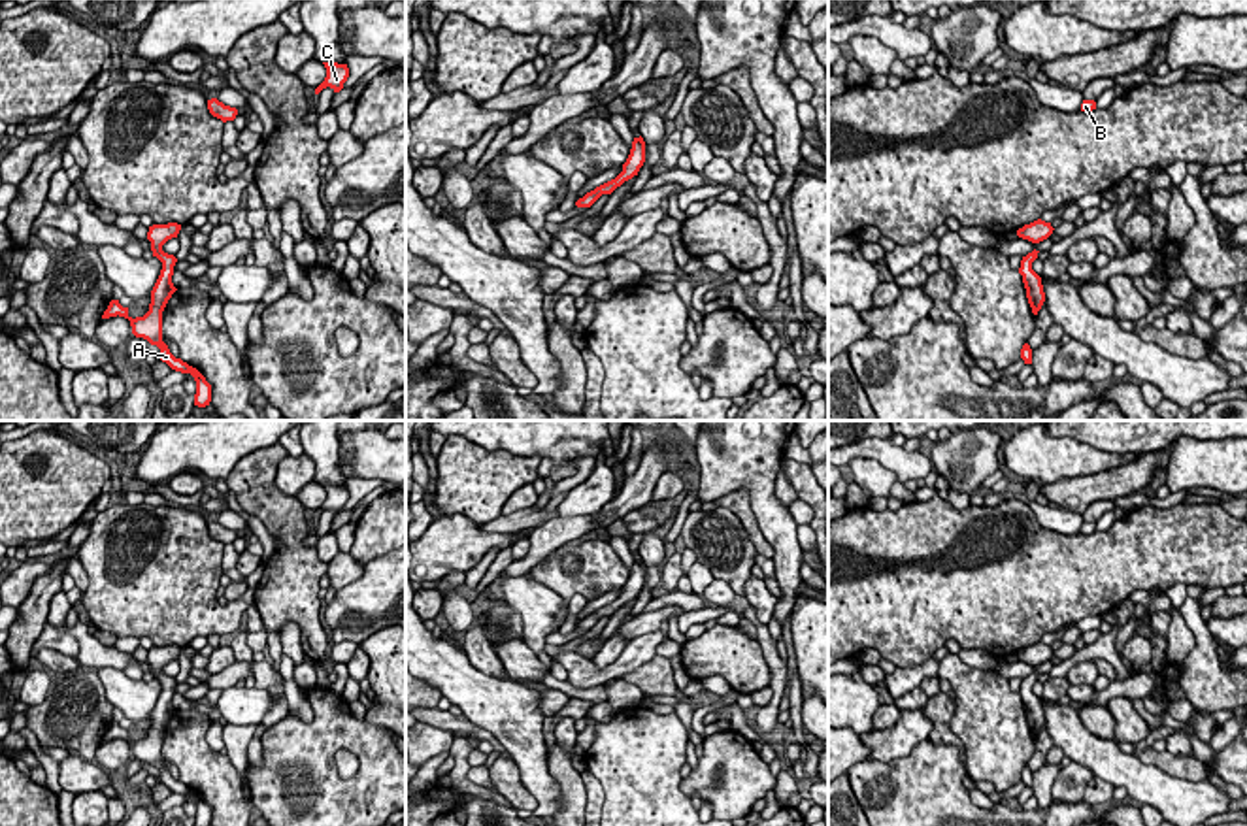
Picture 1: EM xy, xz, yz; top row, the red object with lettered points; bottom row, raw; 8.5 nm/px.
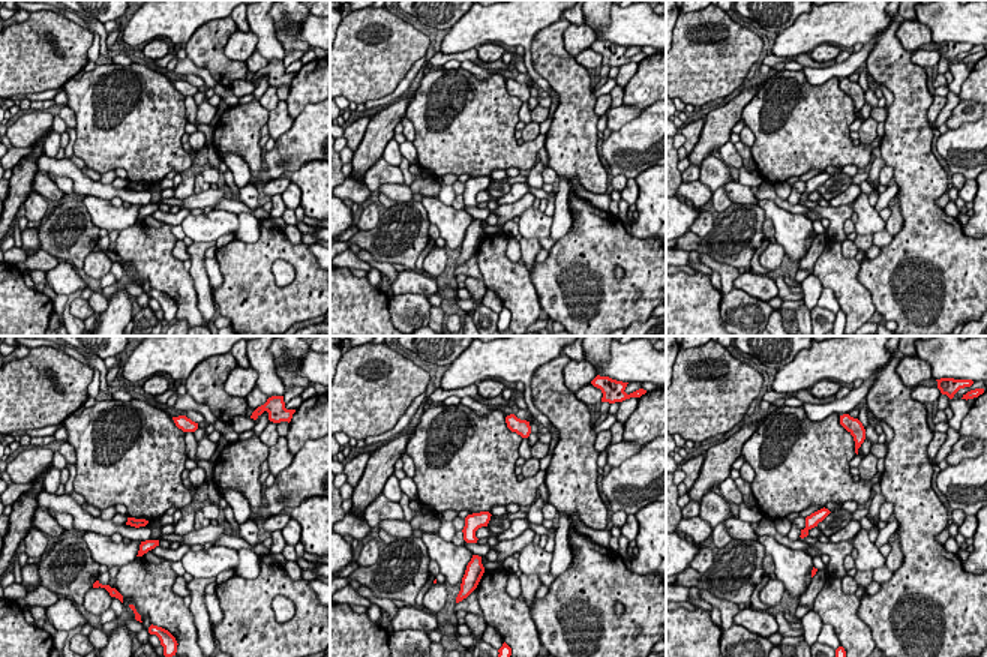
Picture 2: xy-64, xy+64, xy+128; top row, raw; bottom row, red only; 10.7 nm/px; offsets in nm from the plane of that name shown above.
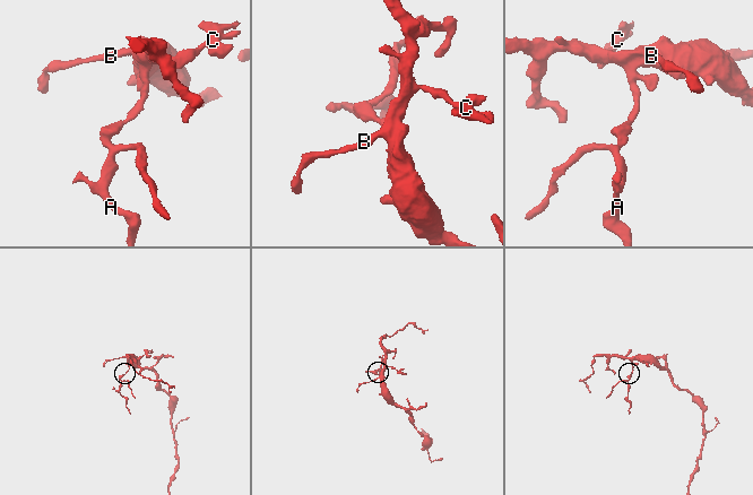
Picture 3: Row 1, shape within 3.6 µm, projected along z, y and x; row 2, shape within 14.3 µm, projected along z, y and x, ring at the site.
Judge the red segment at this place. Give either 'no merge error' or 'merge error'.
merge error

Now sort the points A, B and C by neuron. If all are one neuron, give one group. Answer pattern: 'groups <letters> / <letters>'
groups A / B C

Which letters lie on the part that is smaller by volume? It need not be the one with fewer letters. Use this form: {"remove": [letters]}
{"remove": ["A"]}

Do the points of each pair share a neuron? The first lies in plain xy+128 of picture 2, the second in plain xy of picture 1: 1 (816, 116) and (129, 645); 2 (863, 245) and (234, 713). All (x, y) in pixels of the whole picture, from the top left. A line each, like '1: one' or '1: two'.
1: two
2: two

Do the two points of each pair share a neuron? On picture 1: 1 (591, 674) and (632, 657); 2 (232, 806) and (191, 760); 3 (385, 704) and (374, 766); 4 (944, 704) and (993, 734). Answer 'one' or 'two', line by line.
1: one
2: one
3: two
4: two

